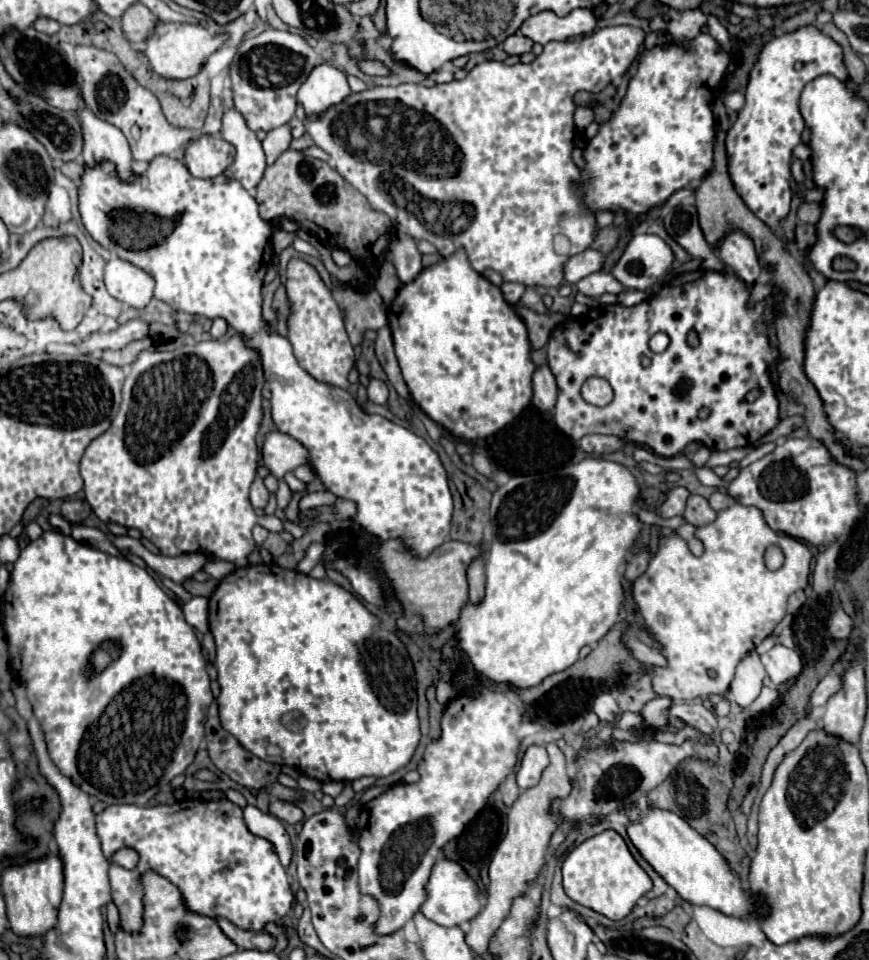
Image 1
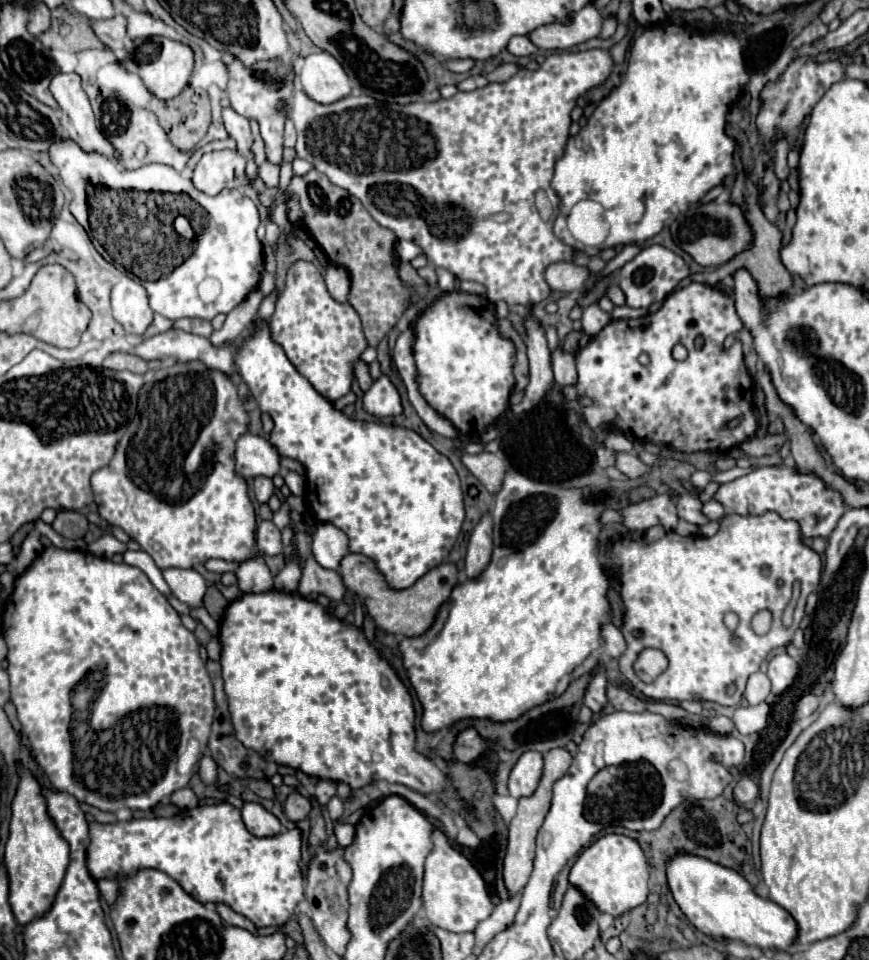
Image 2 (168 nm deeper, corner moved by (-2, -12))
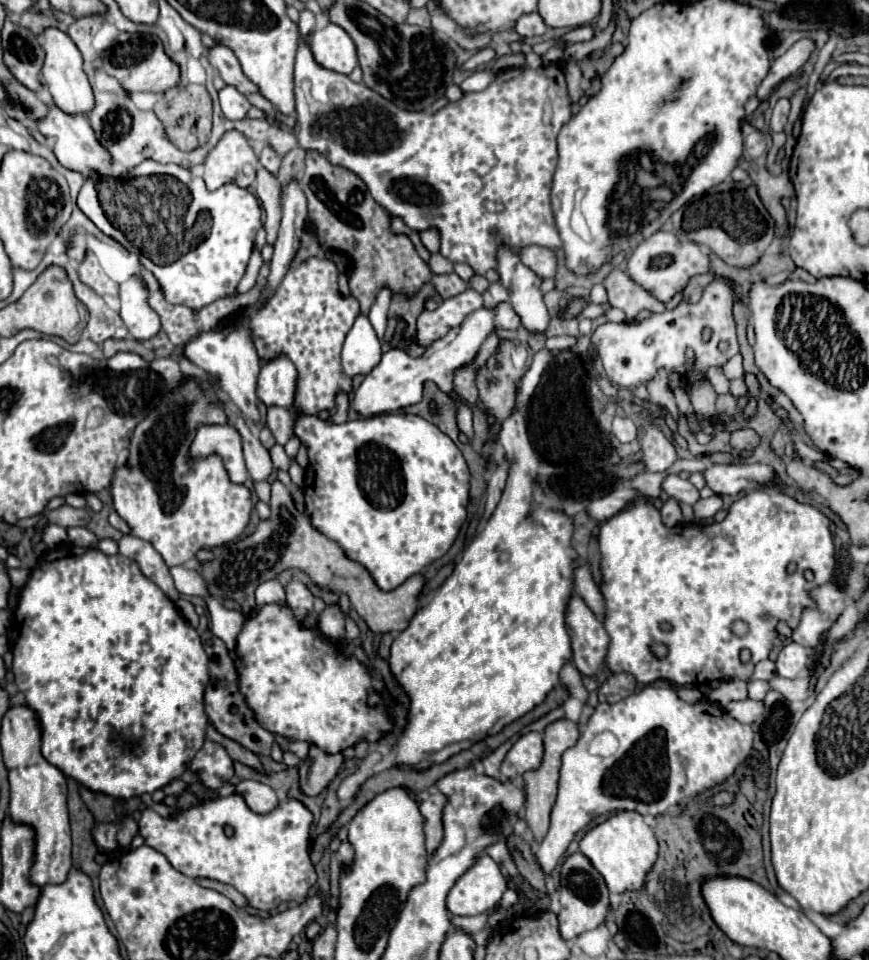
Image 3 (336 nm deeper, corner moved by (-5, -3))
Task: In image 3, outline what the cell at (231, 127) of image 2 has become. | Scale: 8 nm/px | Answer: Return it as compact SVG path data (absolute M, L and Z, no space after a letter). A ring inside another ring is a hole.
M225 87L223 91L219 91L219 101L221 101L221 109L225 113L227 119L231 121L239 121L247 117L247 111L251 109L251 103L245 95L241 95L235 87Z

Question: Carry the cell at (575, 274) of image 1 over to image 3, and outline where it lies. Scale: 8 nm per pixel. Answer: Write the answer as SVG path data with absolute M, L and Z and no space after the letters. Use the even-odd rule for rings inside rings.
M537 245L525 247L521 251L521 261L541 279L551 279L557 273L557 255L547 247L537 247Z

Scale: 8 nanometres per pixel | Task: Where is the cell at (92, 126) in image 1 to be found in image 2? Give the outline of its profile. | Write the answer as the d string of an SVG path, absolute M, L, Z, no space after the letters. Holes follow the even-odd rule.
M58 72L52 80L50 80L50 92L58 102L58 114L60 114L60 124L66 132L68 138L72 138L80 148L84 148L86 152L100 152L104 156L116 156L112 144L98 132L96 128L96 120L94 120L94 112L90 106L90 100L86 96L86 92L82 90L82 80L78 74L74 72Z

